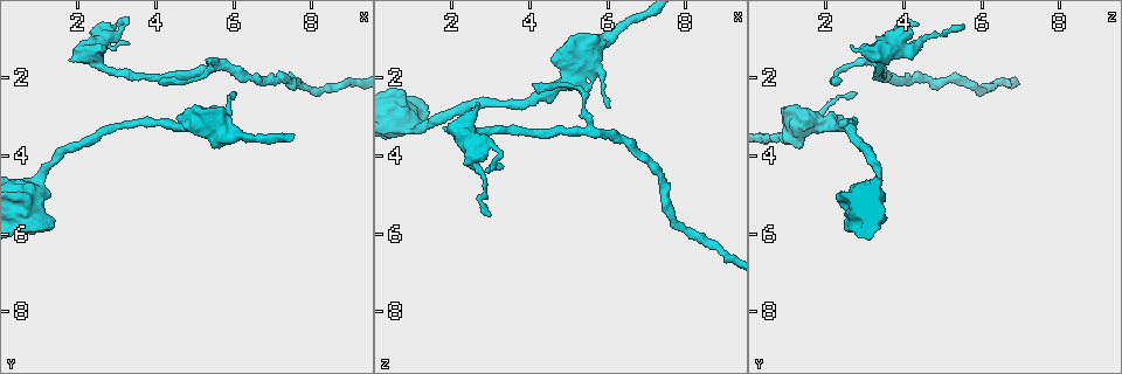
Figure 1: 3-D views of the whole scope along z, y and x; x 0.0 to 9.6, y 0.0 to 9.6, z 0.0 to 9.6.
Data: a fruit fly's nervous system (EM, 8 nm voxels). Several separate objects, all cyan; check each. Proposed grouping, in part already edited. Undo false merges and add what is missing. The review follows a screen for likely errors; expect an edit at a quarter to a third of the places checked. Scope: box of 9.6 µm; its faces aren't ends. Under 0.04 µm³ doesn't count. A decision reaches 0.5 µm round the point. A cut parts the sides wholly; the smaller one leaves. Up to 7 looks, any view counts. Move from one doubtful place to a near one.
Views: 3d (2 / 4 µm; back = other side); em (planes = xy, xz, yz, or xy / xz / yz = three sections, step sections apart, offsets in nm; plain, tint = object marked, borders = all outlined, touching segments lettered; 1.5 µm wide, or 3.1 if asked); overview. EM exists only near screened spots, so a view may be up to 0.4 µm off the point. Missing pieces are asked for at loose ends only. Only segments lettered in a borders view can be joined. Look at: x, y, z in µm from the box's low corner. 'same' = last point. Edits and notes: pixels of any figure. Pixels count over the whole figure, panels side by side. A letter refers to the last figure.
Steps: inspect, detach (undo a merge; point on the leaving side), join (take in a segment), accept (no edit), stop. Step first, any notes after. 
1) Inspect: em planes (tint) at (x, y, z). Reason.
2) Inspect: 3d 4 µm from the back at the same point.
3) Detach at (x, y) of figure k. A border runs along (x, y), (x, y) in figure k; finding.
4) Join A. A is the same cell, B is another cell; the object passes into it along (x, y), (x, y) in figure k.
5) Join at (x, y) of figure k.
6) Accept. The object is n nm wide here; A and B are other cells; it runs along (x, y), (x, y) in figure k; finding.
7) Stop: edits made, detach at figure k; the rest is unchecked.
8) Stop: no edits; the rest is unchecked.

Inspect: em xz step 4 (tint) at (3.05, 0.70, 5.50). Tapers out.

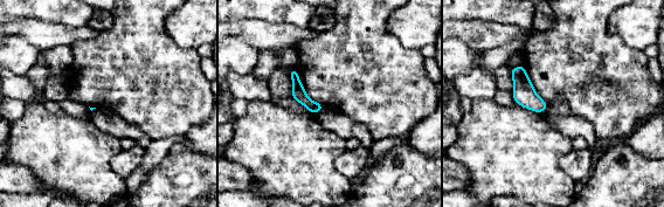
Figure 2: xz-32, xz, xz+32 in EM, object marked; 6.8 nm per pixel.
Inspect: em planes (borders) at the same point. Another direction.

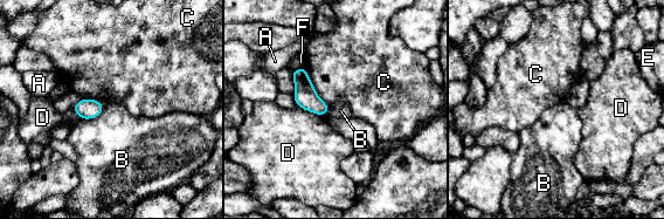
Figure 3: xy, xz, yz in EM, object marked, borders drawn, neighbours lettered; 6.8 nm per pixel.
Accept. The object is 120 nm wide here; A, B, C, D, E and F are other cells; none of them fits.

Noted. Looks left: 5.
Inspect: 3d 4 µm at (2.65, 1.15, 2.60). Free end.

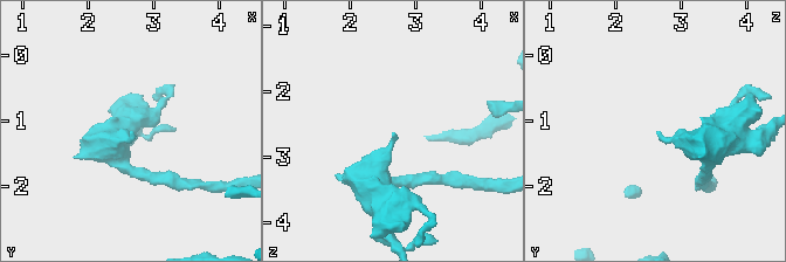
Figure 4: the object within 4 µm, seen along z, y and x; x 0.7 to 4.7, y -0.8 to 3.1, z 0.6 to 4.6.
Inspect: em planes (borders) at (2.70, 1.15, 2.65). Now the EM.

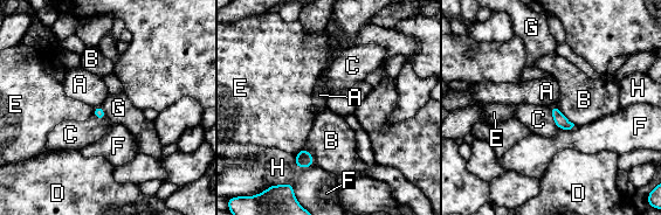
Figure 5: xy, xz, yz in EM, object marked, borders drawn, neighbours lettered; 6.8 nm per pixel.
Accept. The longest contact is with B, 180 nm; A, B, C, D, E, F, G and H are other cells; none of them fits.

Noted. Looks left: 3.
Inspect: 3d 4 µm at (5.65, 3.80, 1.30). Thick end.

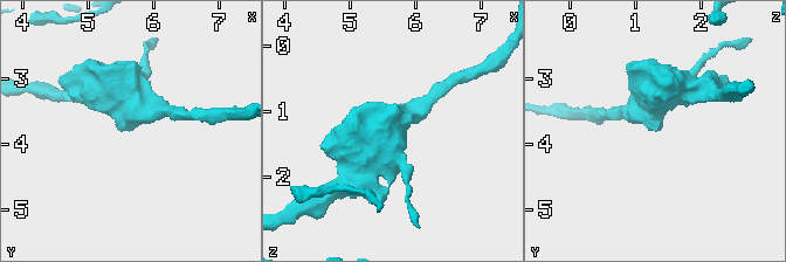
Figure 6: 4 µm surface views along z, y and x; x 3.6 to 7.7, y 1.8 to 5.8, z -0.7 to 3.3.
Inspect: em planes (borders) at (5.65, 3.85, 1.35). Now the EM.

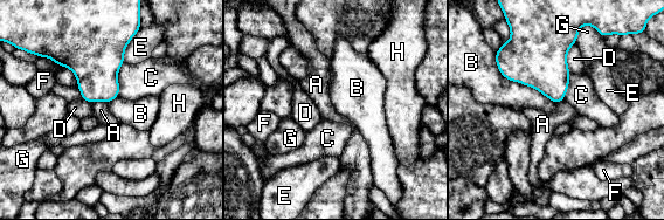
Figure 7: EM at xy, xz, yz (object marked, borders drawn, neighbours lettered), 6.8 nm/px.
Accept. A, B, C, D, E, F, G and H are other cells; a border runs along (495, 60), (503, 76), (558, 104) in figure 7; no lettered segment goes on from it.

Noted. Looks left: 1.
Stop: no edits; the rest is unchecked.

